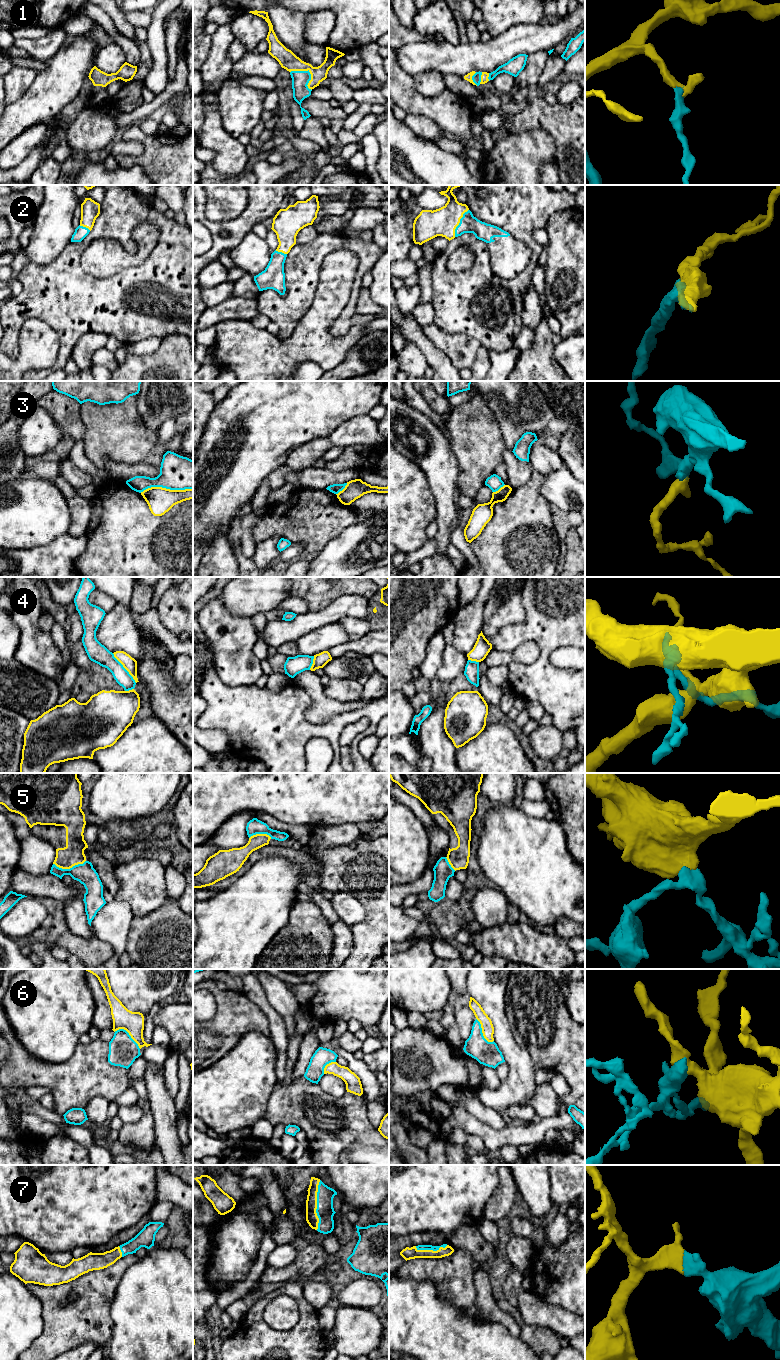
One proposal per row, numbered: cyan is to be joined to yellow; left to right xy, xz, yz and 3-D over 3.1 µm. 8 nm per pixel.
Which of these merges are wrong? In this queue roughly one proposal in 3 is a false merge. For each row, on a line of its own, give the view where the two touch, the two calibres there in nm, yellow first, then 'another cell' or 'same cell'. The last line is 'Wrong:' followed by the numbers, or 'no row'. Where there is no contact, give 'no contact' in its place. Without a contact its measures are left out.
1: meets yellow in xz; 150 nm thick on the yellow side, 140 nm on the other; same cell
2: meets yellow in yz; 220 nm thick on the yellow side, 140 nm on the other; same cell
3: meets yellow in xy; 220 nm thick on the yellow side, 280 nm on the other; another cell
4: meets yellow in xy; 110 nm thick on the yellow side, 160 nm on the other; another cell
5: meets yellow in xy; 180 nm thick on the yellow side, 160 nm on the other; same cell
6: meets yellow in xy; 180 nm thick on the yellow side, 240 nm on the other; another cell
7: meets yellow in xz; 100 nm thick on the yellow side, 140 nm on the other; same cell
Wrong: 3, 4, 6

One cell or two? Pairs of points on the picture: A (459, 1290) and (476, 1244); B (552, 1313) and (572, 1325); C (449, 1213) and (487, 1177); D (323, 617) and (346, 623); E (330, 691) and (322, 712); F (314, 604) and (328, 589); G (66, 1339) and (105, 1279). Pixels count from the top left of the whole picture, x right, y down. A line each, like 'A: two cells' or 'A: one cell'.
A: two cells
B: one cell
C: one cell
D: two cells
E: two cells
F: one cell
G: one cell

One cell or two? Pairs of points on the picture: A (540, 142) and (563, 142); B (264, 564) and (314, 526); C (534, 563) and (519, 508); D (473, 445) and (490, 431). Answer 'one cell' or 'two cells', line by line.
A: two cells
B: two cells
C: one cell
D: one cell

